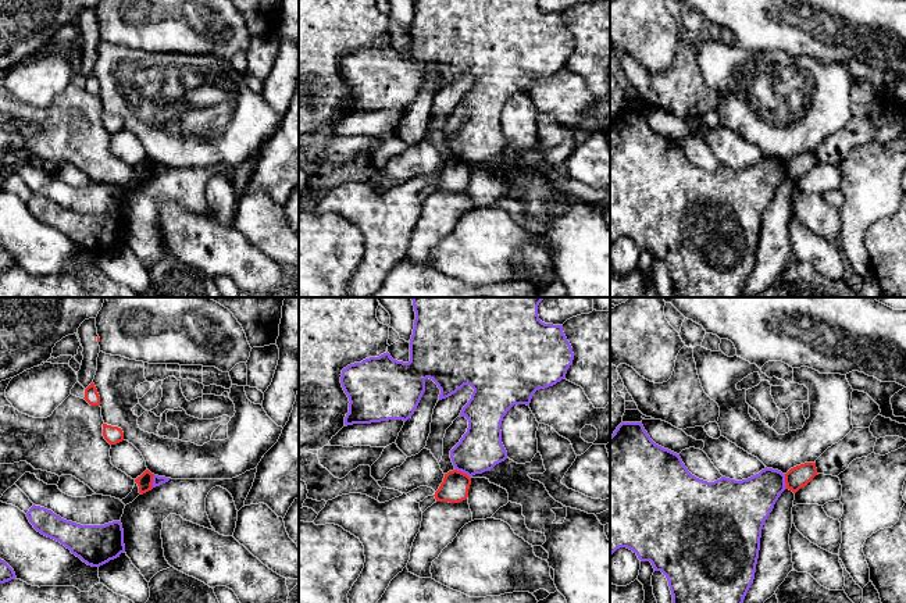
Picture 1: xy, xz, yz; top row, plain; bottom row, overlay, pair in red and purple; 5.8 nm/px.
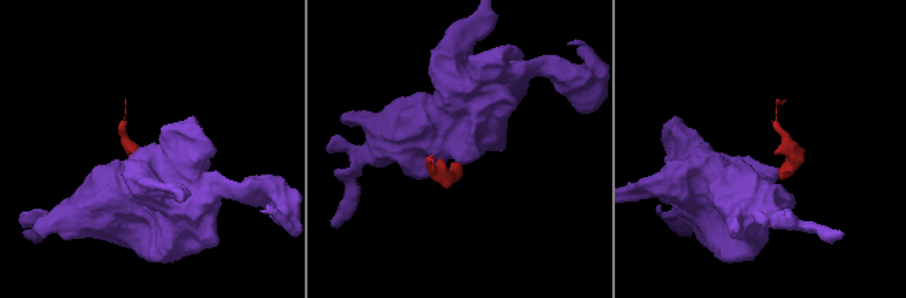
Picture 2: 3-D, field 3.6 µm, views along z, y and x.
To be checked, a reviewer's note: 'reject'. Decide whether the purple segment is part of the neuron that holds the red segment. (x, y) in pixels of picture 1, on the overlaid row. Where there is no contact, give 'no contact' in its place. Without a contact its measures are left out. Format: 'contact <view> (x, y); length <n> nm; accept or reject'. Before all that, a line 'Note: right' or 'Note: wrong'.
Note: right
contact yz (785, 481); length 90 nm; reject

